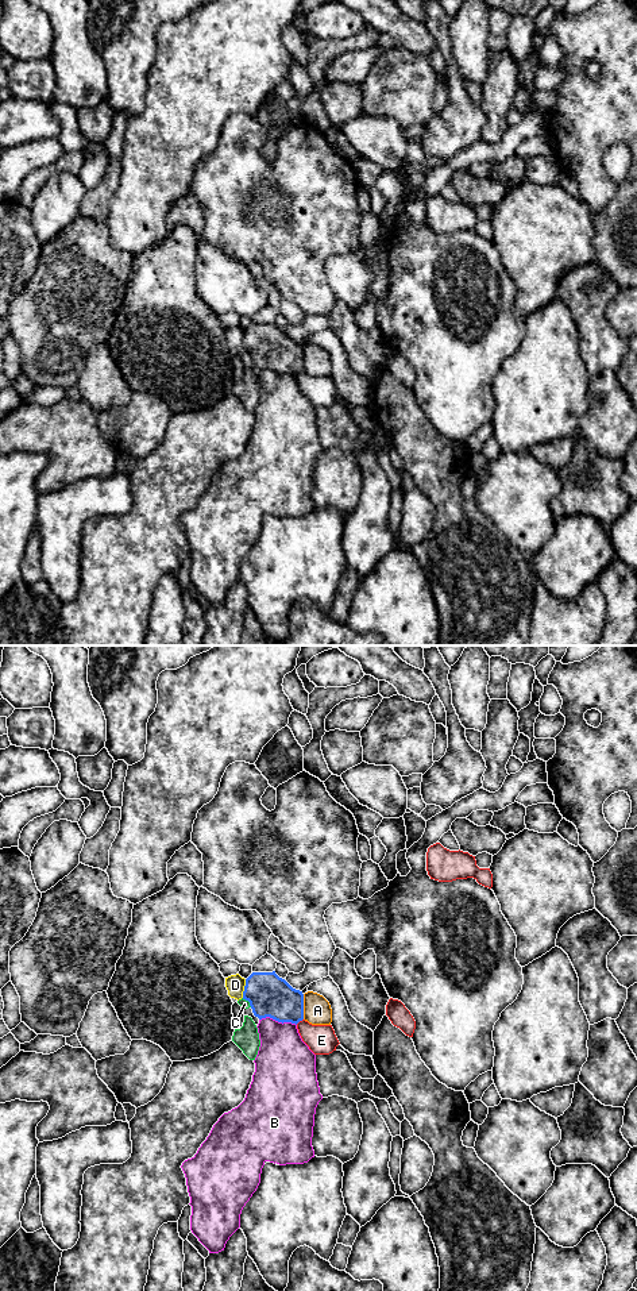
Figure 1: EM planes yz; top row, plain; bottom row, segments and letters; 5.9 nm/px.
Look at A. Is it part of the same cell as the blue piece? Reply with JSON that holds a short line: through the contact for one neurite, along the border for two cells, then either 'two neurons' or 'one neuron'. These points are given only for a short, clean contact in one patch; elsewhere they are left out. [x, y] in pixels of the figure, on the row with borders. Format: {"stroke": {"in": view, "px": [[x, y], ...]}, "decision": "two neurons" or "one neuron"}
{"stroke": {"in": "yz", "px": [[302, 994], [304, 1018]]}, "decision": "two neurons"}

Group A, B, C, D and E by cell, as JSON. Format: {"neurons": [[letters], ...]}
{"neurons": [["A"], ["B"], ["C"], ["D"], ["E"]]}

